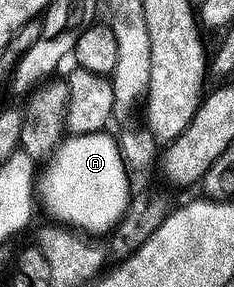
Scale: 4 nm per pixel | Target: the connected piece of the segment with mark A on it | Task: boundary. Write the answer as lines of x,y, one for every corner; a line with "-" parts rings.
103,131
82,136
67,136
53,157
45,162
43,169
46,170
43,173
41,170
36,181
36,197
41,208
43,205
47,215
54,220
51,222
87,235
110,235
124,219
132,200
132,182
119,138
109,137
108,134
109,132

